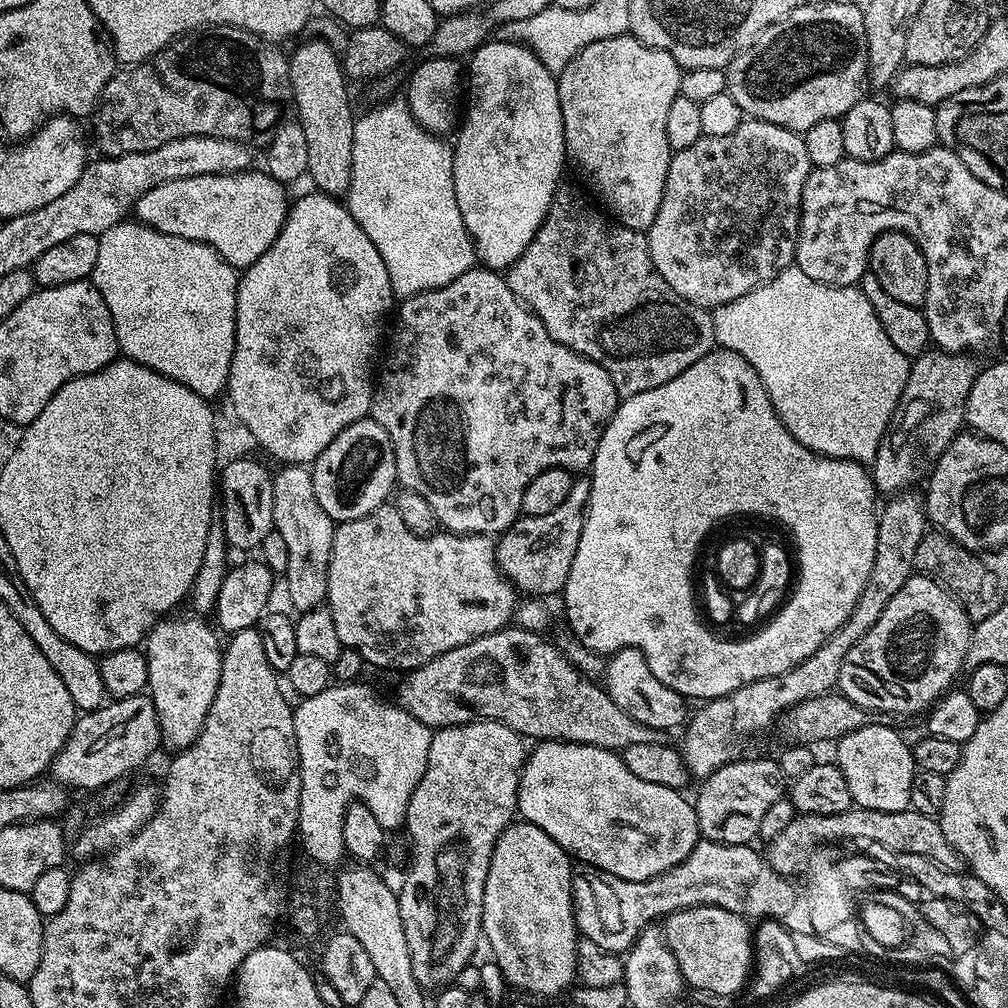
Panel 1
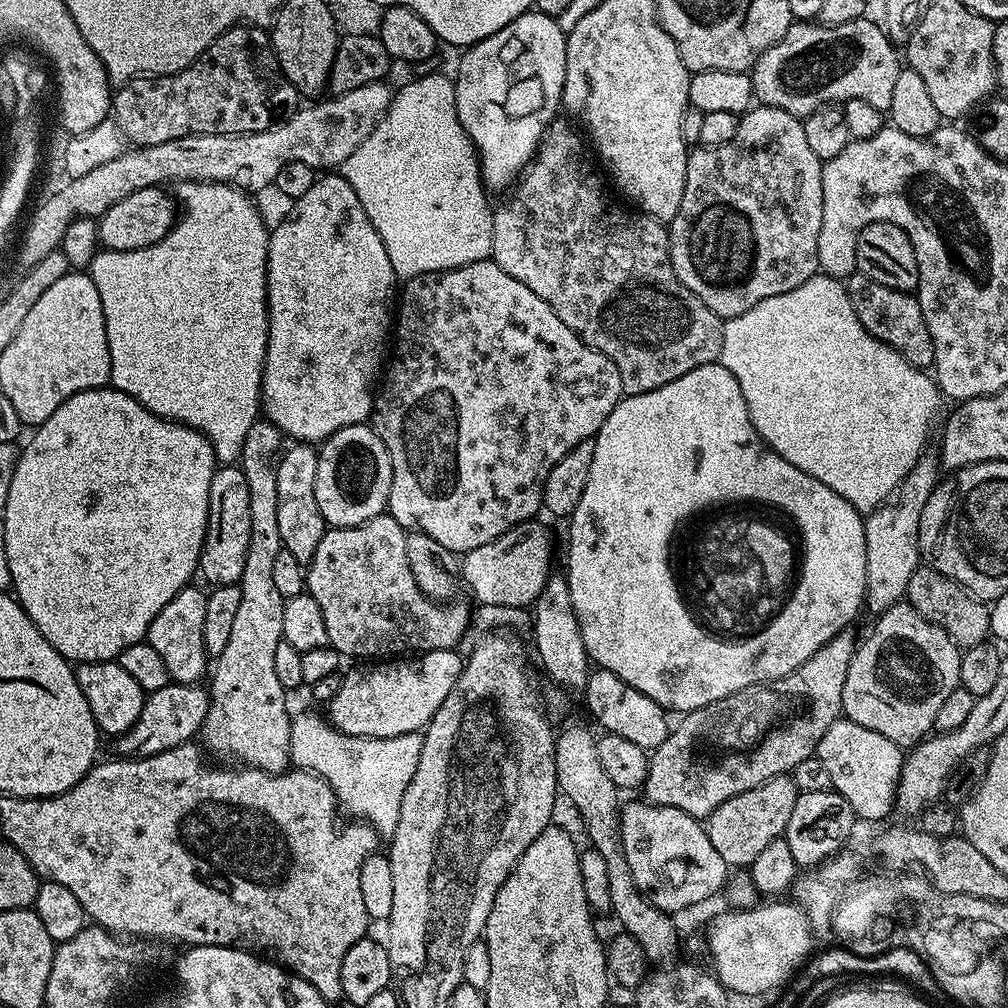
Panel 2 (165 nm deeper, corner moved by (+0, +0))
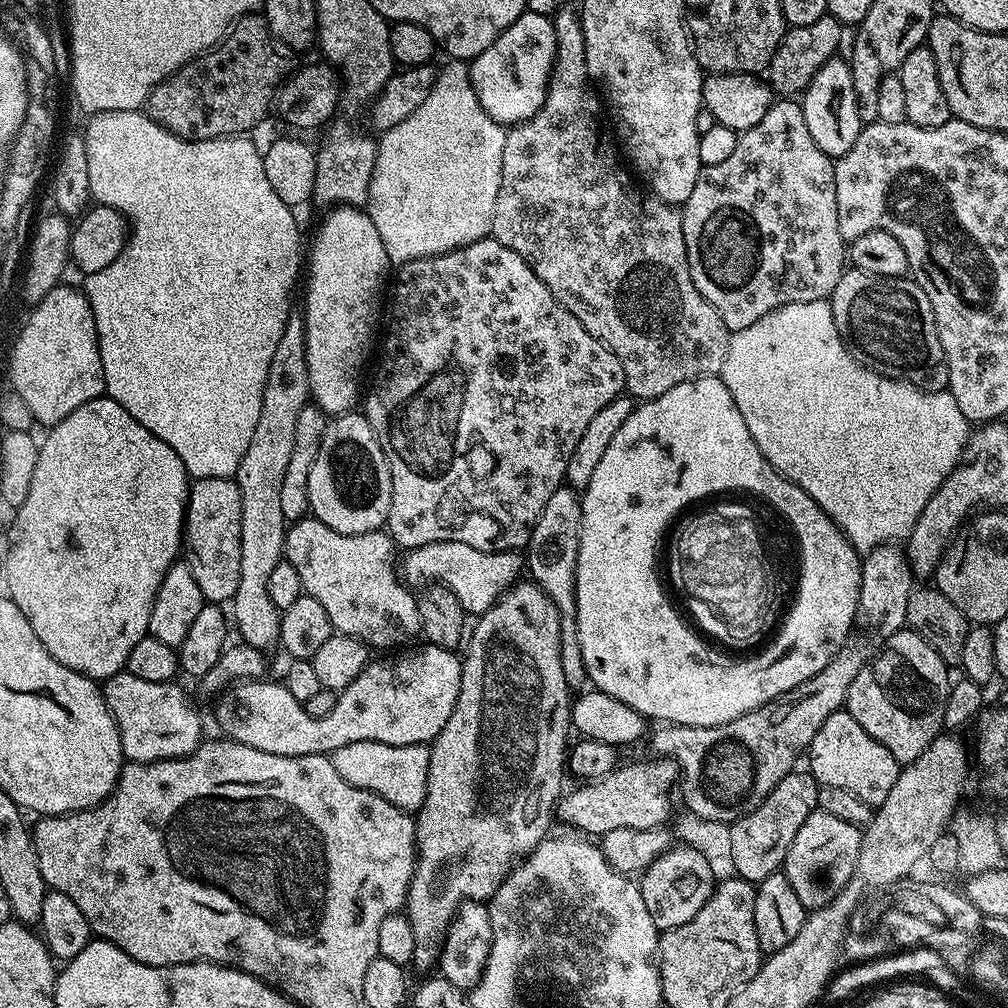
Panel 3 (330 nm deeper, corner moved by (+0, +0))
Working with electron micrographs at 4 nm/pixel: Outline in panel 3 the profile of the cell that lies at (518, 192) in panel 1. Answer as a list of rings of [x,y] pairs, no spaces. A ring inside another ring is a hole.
[[[525,10],[493,44],[470,61],[470,78],[482,110],[494,122],[505,126],[531,118],[546,98],[555,58],[556,39],[551,19]]]

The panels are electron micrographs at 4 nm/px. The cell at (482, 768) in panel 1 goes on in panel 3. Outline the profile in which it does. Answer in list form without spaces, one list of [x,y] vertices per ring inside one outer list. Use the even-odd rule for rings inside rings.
[[[517,582],[501,596],[500,600],[490,610],[478,617],[474,638],[471,639],[470,648],[462,656],[460,669],[462,682],[458,690],[458,702],[446,718],[446,726],[431,741],[430,770],[426,778],[426,798],[422,806],[415,813],[416,822],[416,869],[412,881],[408,884],[408,902],[406,915],[414,932],[414,954],[412,964],[415,967],[428,968],[440,959],[440,945],[444,942],[444,935],[452,925],[461,904],[465,900],[478,900],[487,902],[498,890],[498,886],[508,877],[514,865],[521,858],[536,849],[549,835],[548,827],[554,824],[554,813],[565,791],[564,776],[566,777],[566,753],[570,748],[568,732],[572,728],[572,701],[570,689],[566,682],[566,674],[562,674],[562,658],[560,657],[560,615],[550,602],[550,598],[535,582]]]

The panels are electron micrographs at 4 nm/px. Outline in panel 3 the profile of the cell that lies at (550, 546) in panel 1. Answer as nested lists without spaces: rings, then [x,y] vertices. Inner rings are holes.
[[[430,542],[426,546],[409,548],[403,555],[402,576],[409,585],[423,585],[425,582],[441,584],[452,591],[454,598],[458,598],[465,613],[472,613],[477,618],[486,610],[490,610],[490,606],[497,604],[501,596],[526,572],[526,560],[519,551],[474,550],[474,546],[466,546],[466,542]]]

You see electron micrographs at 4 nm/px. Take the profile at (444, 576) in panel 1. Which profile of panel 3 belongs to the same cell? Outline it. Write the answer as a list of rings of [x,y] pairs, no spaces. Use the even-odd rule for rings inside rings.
[[[305,518],[289,523],[284,534],[284,555],[298,570],[305,593],[318,598],[326,610],[333,629],[339,635],[361,640],[369,649],[396,648],[411,636],[419,637],[420,609],[413,589],[402,579],[398,560],[392,557],[394,545],[387,531],[377,530],[366,534],[342,534],[315,518]]]

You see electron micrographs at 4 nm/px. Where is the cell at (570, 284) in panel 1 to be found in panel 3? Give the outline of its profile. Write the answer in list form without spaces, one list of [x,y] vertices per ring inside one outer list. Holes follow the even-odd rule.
[[[571,6],[559,8],[555,16],[551,17],[551,21],[556,39],[556,58],[552,63],[552,78],[548,81],[548,93],[540,109],[531,118],[522,121],[521,124],[511,125],[504,133],[502,178],[498,186],[498,198],[494,202],[491,239],[502,242],[502,246],[517,252],[530,266],[530,270],[534,270],[534,274],[538,274],[538,278],[546,282],[550,294],[554,294],[557,302],[566,310],[570,310],[570,314],[574,314],[574,318],[578,318],[578,322],[586,326],[588,333],[598,338],[598,342],[602,342],[602,346],[606,346],[606,350],[610,350],[610,354],[614,354],[614,358],[622,362],[627,395],[637,401],[658,398],[666,394],[666,390],[672,389],[673,386],[682,386],[682,382],[707,376],[720,376],[722,366],[726,366],[726,350],[730,333],[722,322],[718,310],[714,310],[714,306],[710,306],[710,302],[702,298],[698,286],[694,286],[694,278],[690,274],[690,262],[686,258],[686,238],[682,234],[681,209],[662,202],[645,191],[643,187],[636,188],[637,181],[626,167],[617,145],[615,143],[612,145],[604,137],[604,124],[600,121],[600,100],[592,89],[594,80],[589,76],[586,66],[586,34],[582,34],[579,11]]]

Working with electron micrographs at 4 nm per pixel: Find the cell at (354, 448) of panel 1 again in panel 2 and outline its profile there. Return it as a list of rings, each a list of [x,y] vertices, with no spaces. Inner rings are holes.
[[[367,423],[338,430],[319,445],[316,497],[325,525],[352,528],[381,515],[388,507],[391,481],[390,454]]]

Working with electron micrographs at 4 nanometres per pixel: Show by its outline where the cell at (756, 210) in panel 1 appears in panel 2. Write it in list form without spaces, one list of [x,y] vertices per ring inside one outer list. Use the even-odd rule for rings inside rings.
[[[753,106],[747,112],[740,116],[740,125],[738,131],[734,133],[734,138],[717,148],[705,148],[696,146],[688,153],[686,162],[686,190],[682,190],[682,206],[678,206],[678,214],[667,225],[668,245],[670,246],[670,262],[678,282],[686,286],[714,314],[721,318],[746,314],[758,302],[770,298],[774,294],[786,294],[802,282],[806,282],[812,276],[820,272],[820,263],[818,262],[818,230],[822,230],[822,170],[823,163],[814,154],[814,150],[808,144],[806,139],[806,130],[804,129],[804,120],[801,117],[790,114],[786,110],[777,108],[766,108],[763,106]]]

